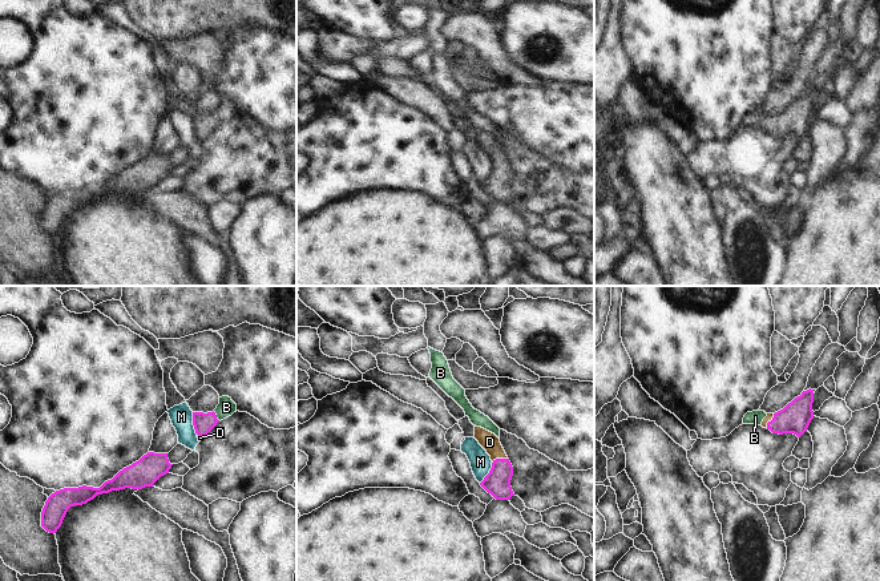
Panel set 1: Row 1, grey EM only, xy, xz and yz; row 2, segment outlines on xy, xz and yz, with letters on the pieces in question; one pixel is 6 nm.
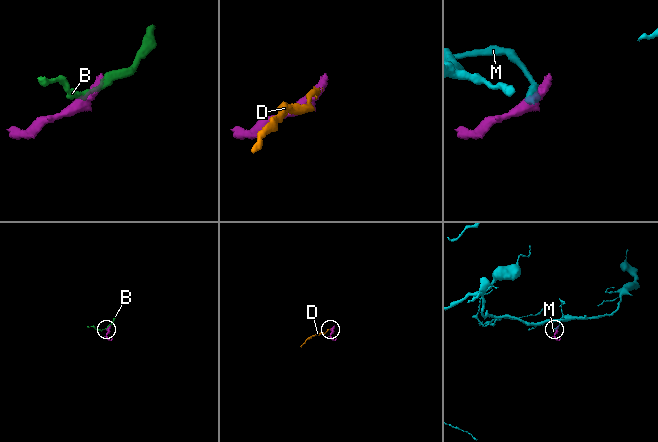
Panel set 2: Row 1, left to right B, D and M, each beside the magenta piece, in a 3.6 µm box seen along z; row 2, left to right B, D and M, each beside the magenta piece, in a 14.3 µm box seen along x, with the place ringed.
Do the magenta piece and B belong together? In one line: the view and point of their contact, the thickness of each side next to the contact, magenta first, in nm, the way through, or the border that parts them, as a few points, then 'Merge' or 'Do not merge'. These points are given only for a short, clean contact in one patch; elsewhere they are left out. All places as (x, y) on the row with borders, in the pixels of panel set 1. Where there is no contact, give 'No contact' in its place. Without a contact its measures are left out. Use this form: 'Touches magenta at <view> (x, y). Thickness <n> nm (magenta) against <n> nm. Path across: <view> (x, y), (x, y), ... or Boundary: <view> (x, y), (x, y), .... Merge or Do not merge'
Touches magenta at xy (216, 416). Thickness 120 nm (magenta) against 110 nm. Boundary: xy (213, 411), (220, 420). Do not merge.

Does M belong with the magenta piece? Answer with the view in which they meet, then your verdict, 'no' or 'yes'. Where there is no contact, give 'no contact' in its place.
meets magenta in xy; no

